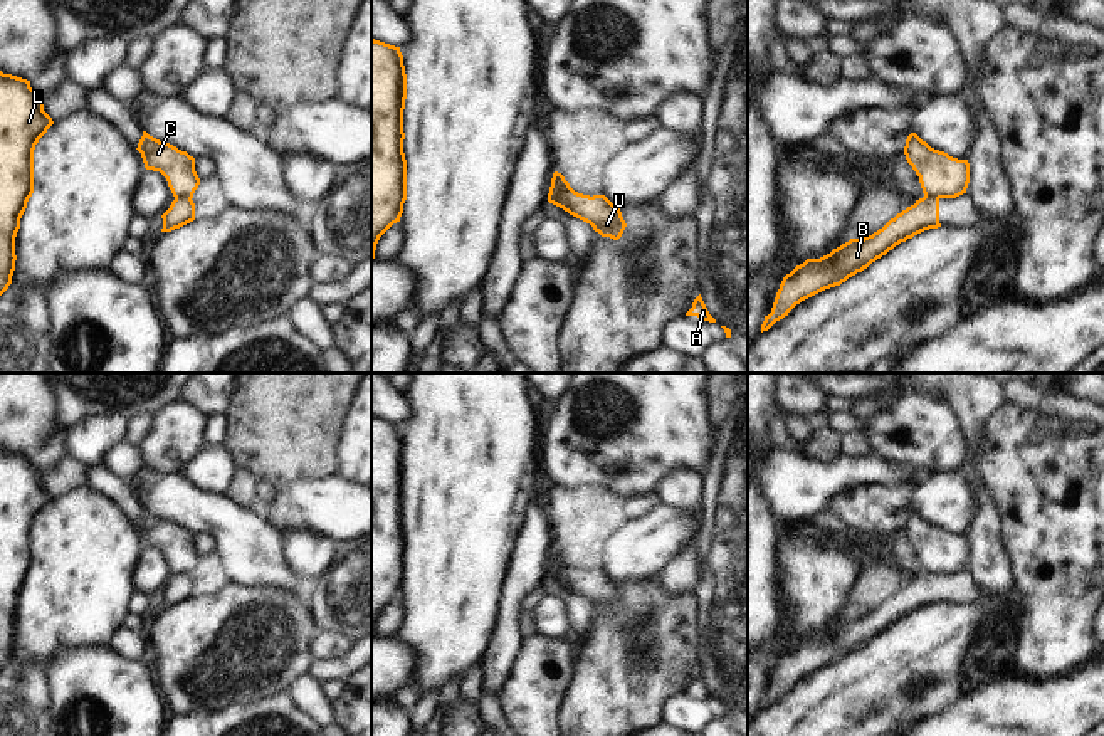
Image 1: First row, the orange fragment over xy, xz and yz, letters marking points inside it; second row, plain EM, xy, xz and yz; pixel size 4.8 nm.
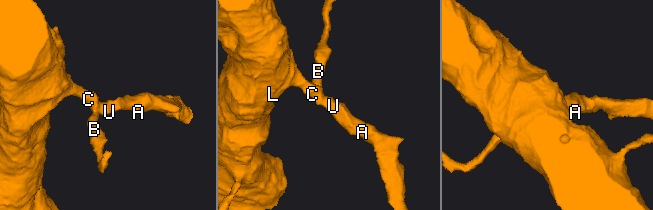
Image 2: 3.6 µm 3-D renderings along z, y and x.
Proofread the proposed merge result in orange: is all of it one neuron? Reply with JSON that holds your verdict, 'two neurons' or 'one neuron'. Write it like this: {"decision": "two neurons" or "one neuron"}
{"decision": "two neurons"}

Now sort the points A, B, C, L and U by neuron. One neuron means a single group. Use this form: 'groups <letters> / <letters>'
groups A C L U / B

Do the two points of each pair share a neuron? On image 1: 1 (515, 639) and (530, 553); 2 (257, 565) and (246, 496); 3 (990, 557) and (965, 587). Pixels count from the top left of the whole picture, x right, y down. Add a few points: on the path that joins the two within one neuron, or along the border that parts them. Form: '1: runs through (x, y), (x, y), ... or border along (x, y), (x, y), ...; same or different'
1: runs through (513, 617), (513, 597), (526, 575); same
2: border along (229, 496), (257, 509); different
3: border along (967, 568), (980, 594), (978, 602); different

